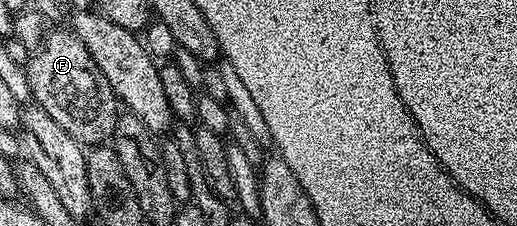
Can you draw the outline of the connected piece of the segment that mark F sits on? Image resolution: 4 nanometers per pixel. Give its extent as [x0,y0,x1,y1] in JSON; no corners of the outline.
[24,29,120,149]

